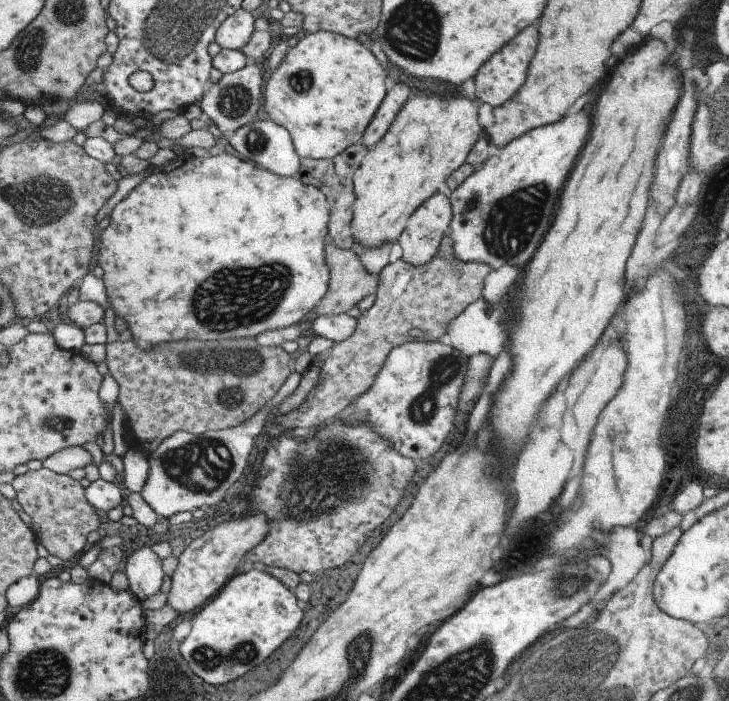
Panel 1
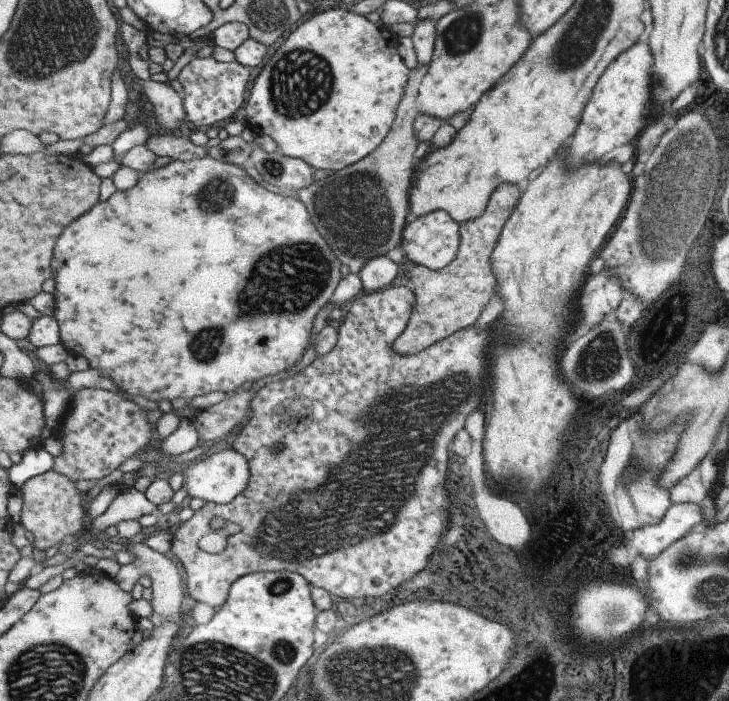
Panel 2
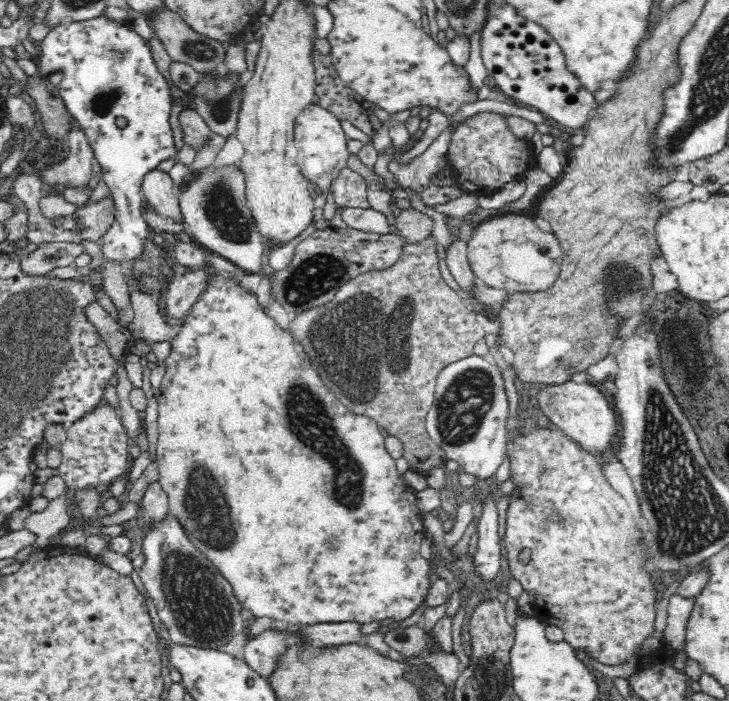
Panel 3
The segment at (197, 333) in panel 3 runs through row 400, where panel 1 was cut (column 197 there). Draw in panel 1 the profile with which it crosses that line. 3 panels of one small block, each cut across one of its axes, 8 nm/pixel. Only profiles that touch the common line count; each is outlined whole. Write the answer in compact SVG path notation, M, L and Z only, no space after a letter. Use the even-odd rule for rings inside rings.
M217 154L203 160L197 158L183 158L171 162L155 170L149 178L145 178L135 190L129 192L125 200L121 200L113 214L111 222L101 234L101 252L99 252L99 266L103 268L105 284L109 302L113 306L115 316L125 318L127 330L133 332L133 340L139 342L141 350L149 350L159 346L161 342L177 342L187 338L257 338L261 332L281 330L289 326L297 326L301 320L307 320L311 312L327 298L327 290L331 290L331 268L327 264L327 244L331 236L331 204L323 190L313 184L305 184L301 178L295 176L279 176L265 168L259 168L255 162L241 160L235 154Z

